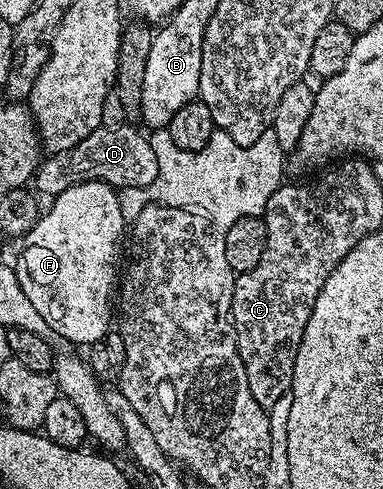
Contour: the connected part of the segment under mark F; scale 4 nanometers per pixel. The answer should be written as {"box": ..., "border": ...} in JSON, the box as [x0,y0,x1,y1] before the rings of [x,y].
{"box":[16,181,128,347],"border":[[[85,181],[79,185],[68,187],[68,191],[64,191],[59,197],[53,198],[49,202],[50,210],[43,212],[39,216],[36,227],[32,227],[32,231],[28,231],[25,235],[24,241],[26,245],[22,249],[22,254],[16,260],[16,272],[18,275],[18,282],[24,291],[24,295],[28,295],[29,301],[32,302],[32,307],[36,307],[36,311],[40,311],[40,315],[44,318],[44,323],[48,323],[51,334],[63,337],[66,341],[71,341],[74,345],[82,345],[81,347],[89,347],[92,343],[103,340],[107,335],[106,332],[111,332],[112,317],[110,321],[110,296],[115,296],[116,282],[120,277],[120,265],[118,269],[118,256],[123,256],[124,245],[122,249],[122,236],[127,236],[128,223],[124,219],[124,215],[120,211],[120,199],[118,198],[118,189],[112,185],[105,185],[102,181]]]}

